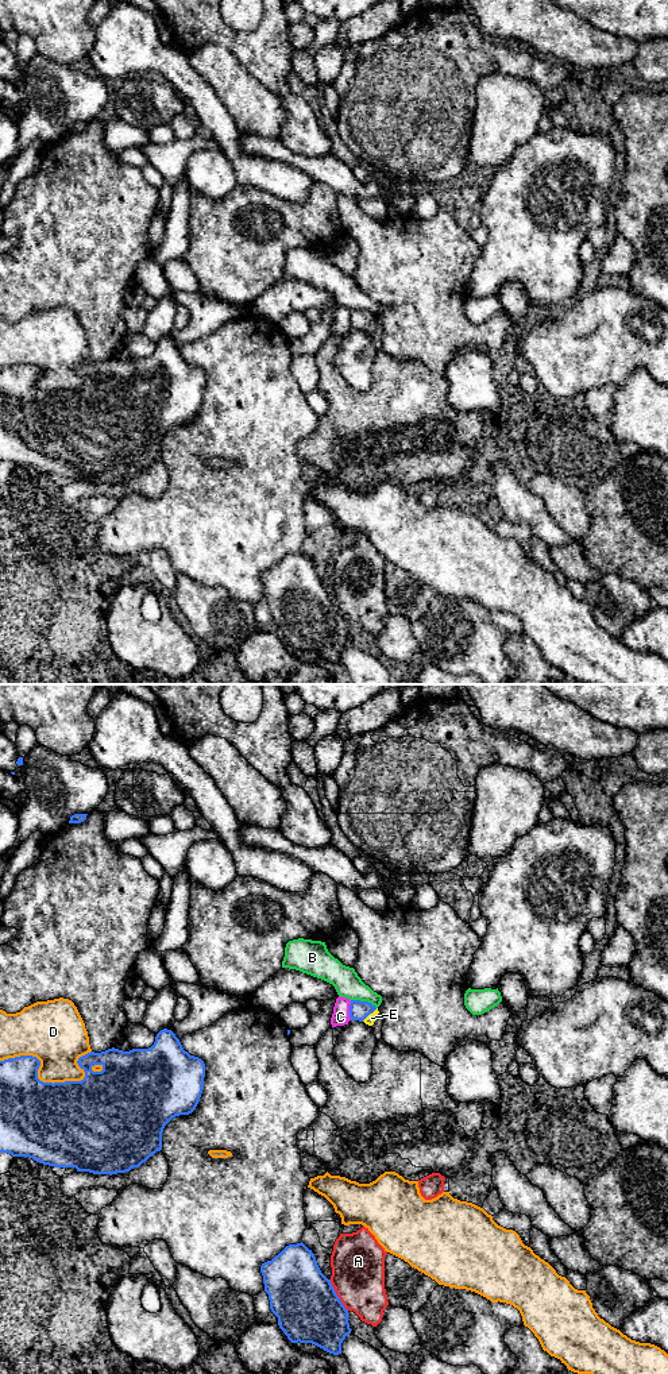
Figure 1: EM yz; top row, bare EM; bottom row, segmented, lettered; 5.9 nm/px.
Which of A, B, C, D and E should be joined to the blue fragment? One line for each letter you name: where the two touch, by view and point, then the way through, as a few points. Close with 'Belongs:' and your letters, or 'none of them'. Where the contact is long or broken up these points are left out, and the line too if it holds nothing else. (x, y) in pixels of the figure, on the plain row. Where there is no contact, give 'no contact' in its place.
Belongs: none of them

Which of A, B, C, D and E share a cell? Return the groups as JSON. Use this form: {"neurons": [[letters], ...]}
{"neurons": [["A"], ["B"], ["C"], ["D"], ["E"]]}

